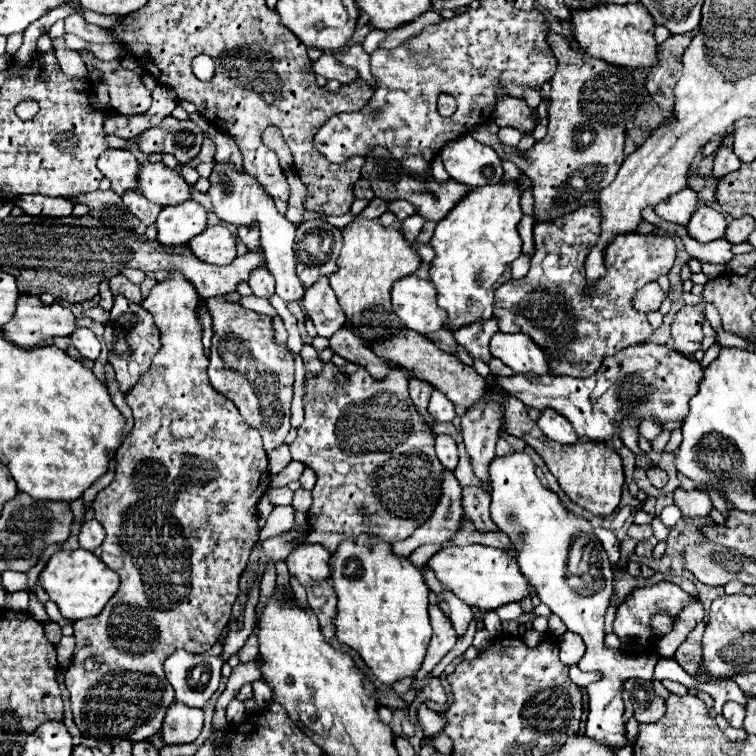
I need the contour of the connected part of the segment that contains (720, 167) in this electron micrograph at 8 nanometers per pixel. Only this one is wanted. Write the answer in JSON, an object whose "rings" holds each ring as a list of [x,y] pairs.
{"rings":[[[720,146],[720,150],[716,152],[716,158],[714,158],[714,170],[712,170],[712,174],[714,174],[714,178],[720,180],[722,176],[738,170],[740,166],[742,166],[742,162],[738,160],[738,156],[734,156],[734,152],[730,148]]]}

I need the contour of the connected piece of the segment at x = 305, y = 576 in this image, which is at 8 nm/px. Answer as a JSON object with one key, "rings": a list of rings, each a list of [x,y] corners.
{"rings":[[[308,544],[298,546],[292,550],[292,554],[286,558],[288,572],[292,578],[296,578],[304,588],[318,584],[328,578],[328,552],[320,544]]]}

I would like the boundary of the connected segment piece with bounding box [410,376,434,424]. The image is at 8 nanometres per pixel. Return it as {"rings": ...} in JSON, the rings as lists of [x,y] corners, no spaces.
{"rings":[[[410,376],[410,398],[414,400],[416,408],[426,416],[426,422],[428,422],[428,424],[434,424],[432,418],[430,418],[430,414],[428,414],[428,410],[426,410],[432,390],[434,390],[432,384],[428,384],[428,382],[424,382],[424,380],[416,378],[416,376]]]}

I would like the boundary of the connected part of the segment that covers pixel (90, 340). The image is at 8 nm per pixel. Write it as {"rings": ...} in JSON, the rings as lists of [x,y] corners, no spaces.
{"rings":[[[78,328],[70,338],[72,344],[78,348],[78,352],[82,354],[82,358],[96,360],[100,356],[100,340],[90,328]]]}

